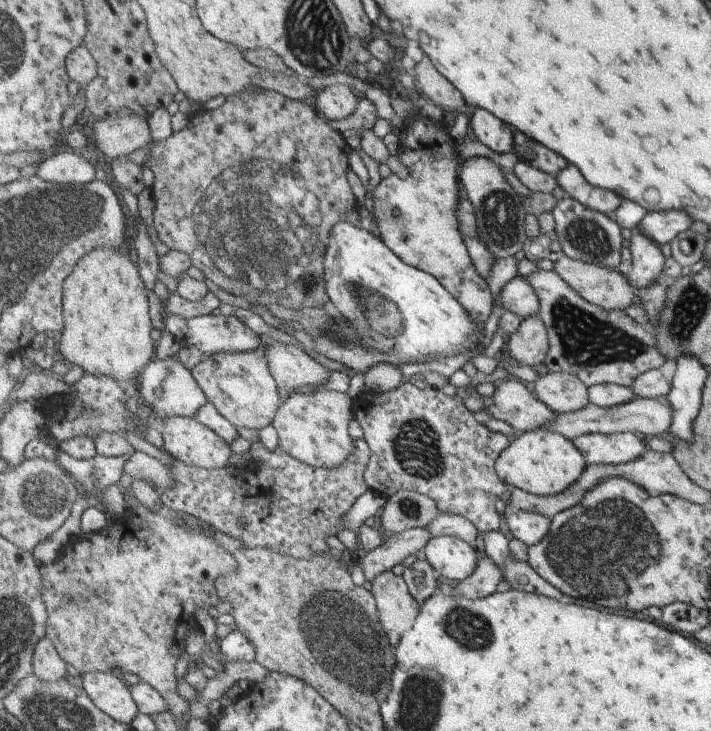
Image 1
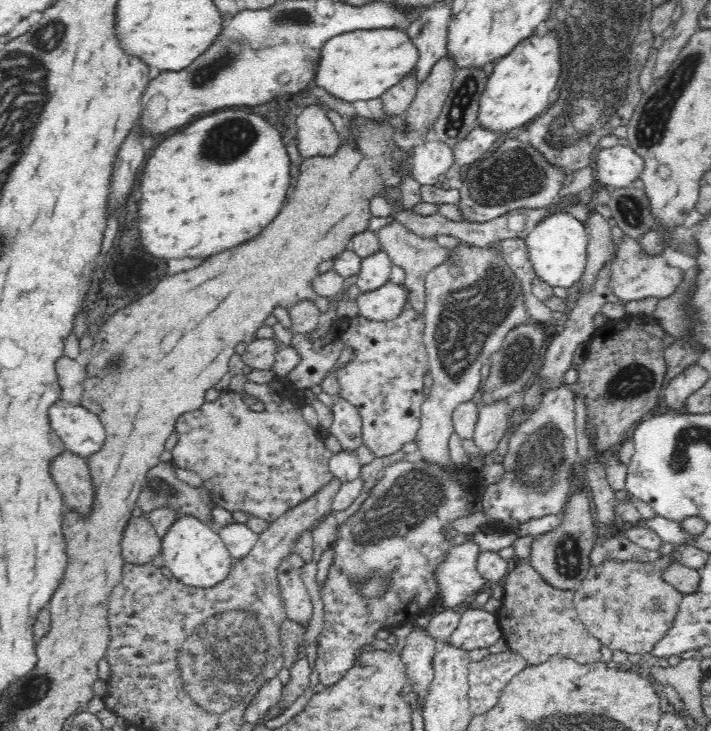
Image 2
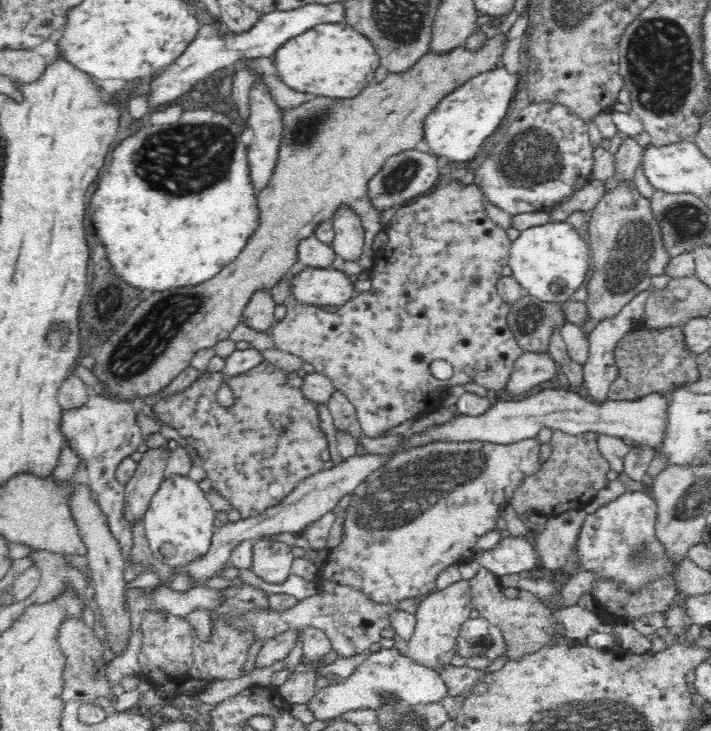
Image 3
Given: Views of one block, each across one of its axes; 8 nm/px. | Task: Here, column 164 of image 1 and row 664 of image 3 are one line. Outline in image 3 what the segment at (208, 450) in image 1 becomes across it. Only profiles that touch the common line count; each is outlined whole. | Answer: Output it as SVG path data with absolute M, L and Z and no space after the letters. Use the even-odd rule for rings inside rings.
M464 580L446 586L444 590L434 590L422 598L415 600L415 627L411 637L407 640L406 655L414 661L438 670L439 666L450 664L455 655L455 636L458 634L462 622L470 619L473 604L470 598L469 586Z

